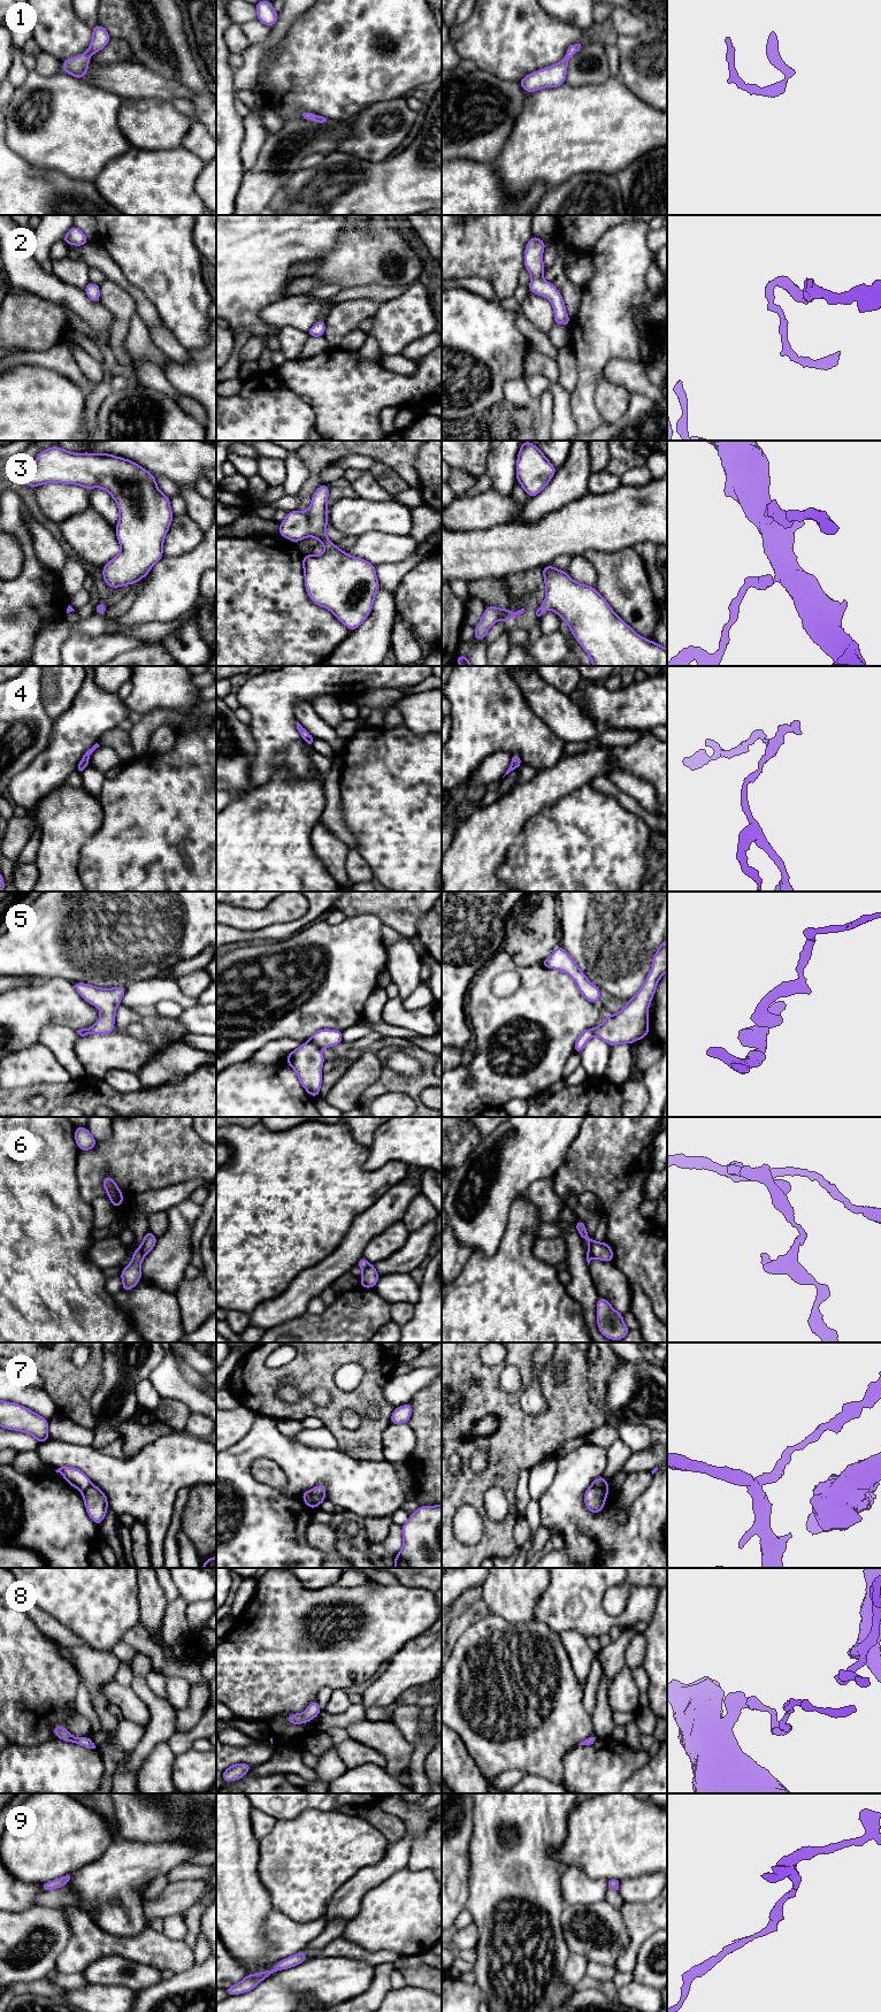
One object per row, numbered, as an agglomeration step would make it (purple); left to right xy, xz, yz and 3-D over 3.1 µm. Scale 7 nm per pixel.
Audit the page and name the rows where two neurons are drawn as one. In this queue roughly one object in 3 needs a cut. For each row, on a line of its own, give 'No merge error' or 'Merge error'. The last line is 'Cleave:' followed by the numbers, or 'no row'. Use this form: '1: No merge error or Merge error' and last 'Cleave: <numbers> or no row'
1: No merge error
2: No merge error
3: No merge error
4: No merge error
5: Merge error
6: Merge error
7: Merge error
8: No merge error
9: No merge error
Cleave: 5, 6, 7

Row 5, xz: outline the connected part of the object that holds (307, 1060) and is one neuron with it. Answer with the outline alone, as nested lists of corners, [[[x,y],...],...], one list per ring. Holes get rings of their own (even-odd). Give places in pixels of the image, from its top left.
[[[308,1041],[301,1043],[284,1059],[296,1071],[306,1092],[314,1099],[317,1097],[322,1085],[322,1065],[325,1062],[321,1048]]]

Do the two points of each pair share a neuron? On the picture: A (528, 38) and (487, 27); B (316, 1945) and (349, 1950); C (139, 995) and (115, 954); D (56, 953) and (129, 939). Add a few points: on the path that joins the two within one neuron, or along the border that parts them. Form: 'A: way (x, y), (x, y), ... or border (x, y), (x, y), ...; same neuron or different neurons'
A: way (518, 37), (497, 35); same neuron
B: border (341, 1936), (331, 1940), (318, 1955); different neurons
C: border (154, 977), (138, 980), (127, 986); different neurons
D: way (75, 939), (110, 939); same neuron

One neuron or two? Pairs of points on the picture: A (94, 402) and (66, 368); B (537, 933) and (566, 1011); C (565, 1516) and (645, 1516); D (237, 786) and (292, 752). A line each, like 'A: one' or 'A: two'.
A: two
B: two
C: one
D: two

